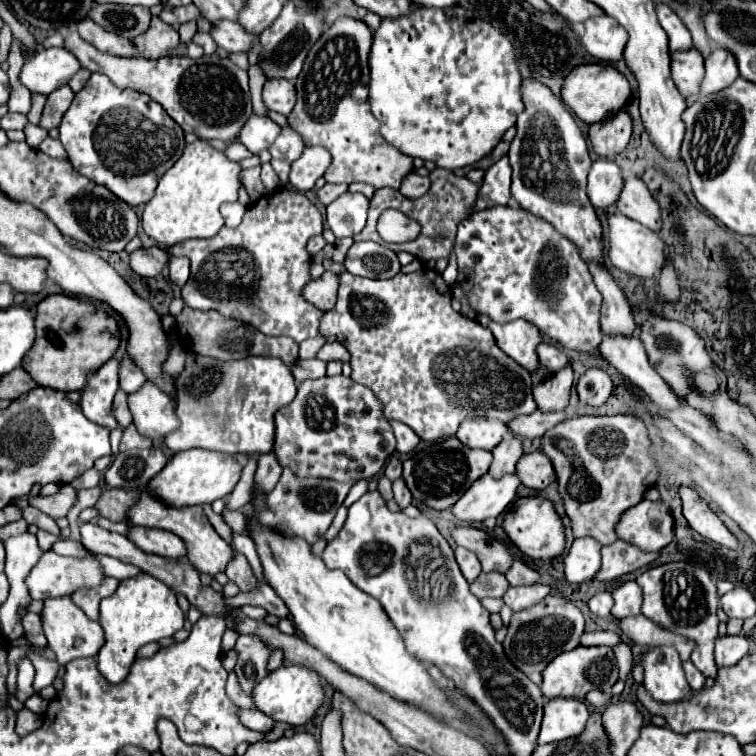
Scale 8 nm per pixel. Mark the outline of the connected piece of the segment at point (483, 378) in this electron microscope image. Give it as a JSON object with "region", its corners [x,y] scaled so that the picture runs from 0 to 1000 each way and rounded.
{"region":[[[558,354],[553,360],[545,360],[545,362],[524,362],[521,368],[516,370],[489,370],[489,368],[476,368],[476,365],[466,365],[463,360],[452,360],[447,362],[450,368],[450,381],[447,381],[447,399],[444,405],[429,415],[429,421],[423,423],[423,439],[429,444],[437,444],[442,442],[458,460],[460,466],[466,468],[466,476],[463,476],[463,484],[466,484],[466,503],[474,505],[474,508],[481,508],[487,511],[495,524],[503,529],[505,540],[508,540],[508,550],[513,556],[526,556],[526,558],[534,558],[537,563],[542,563],[558,582],[577,582],[577,579],[593,579],[593,577],[601,577],[608,558],[614,553],[661,553],[664,558],[675,558],[680,556],[683,550],[690,550],[690,548],[704,548],[712,537],[704,526],[704,500],[701,500],[701,492],[693,489],[685,479],[677,479],[677,474],[667,466],[661,466],[661,460],[656,458],[656,450],[651,444],[648,437],[643,437],[640,431],[635,431],[630,423],[622,423],[622,421],[614,421],[611,415],[601,413],[598,410],[598,386],[595,386],[595,378],[587,373],[587,368],[582,362],[577,362],[577,357],[569,357],[569,354]]]}

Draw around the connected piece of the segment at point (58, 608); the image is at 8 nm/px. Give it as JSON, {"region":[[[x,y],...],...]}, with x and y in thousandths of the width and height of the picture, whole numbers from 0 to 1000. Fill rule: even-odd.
{"region":[[[90,788],[58,796],[56,812],[58,812],[58,839],[63,844],[63,857],[71,862],[74,876],[79,881],[87,881],[93,873],[101,870],[124,870],[135,857],[138,852],[135,828],[127,820],[119,820],[101,799],[93,796]]]}

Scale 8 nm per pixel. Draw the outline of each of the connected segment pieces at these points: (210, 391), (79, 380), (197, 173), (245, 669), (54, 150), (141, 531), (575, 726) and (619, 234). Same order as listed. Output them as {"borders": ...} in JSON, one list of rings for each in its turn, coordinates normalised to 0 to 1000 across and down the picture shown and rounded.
{"borders":[[[[249,468],[241,495],[230,500],[233,513],[233,548],[238,566],[220,579],[220,590],[228,598],[243,598],[254,593],[272,593],[299,601],[349,601],[362,595],[362,548],[368,540],[381,537],[392,524],[392,505],[384,487],[368,474],[328,471],[323,476],[291,479],[278,471]]],[[[87,389],[63,392],[50,402],[48,437],[48,458],[32,474],[32,489],[48,500],[50,511],[79,519],[111,516],[116,495],[140,481],[159,455],[159,434],[146,413],[111,394]]],[[[259,185],[246,190],[238,212],[212,235],[204,262],[193,270],[188,283],[190,307],[225,328],[251,315],[280,315],[296,299],[296,288],[291,283],[291,270],[315,265],[317,249],[317,217],[307,214],[296,206],[296,201],[283,198],[275,188]]],[[[317,839],[310,857],[315,862],[310,889],[315,894],[317,910],[331,921],[336,915],[336,907],[341,907],[354,894],[352,881],[360,857],[347,844],[339,844],[339,839]]],[[[61,183],[61,185],[56,185],[56,190],[50,193],[58,204],[63,204],[63,206],[77,206],[77,209],[87,209],[87,204],[85,204],[85,196],[82,196],[82,190],[79,190],[79,185],[71,185],[71,183]]],[[[177,696],[175,704],[172,704],[172,714],[185,728],[190,728],[196,733],[206,733],[206,735],[228,738],[228,741],[238,741],[238,738],[249,735],[243,714],[235,712],[228,704],[220,704],[220,701],[204,701],[204,698]]],[[[733,923],[720,934],[720,952],[712,984],[743,981],[751,976],[762,976],[775,966],[780,952],[778,931],[757,923]]],[[[812,280],[810,286],[804,286],[804,341],[810,352],[831,362],[862,368],[878,352],[878,320],[854,299],[847,299],[825,283]]]]}

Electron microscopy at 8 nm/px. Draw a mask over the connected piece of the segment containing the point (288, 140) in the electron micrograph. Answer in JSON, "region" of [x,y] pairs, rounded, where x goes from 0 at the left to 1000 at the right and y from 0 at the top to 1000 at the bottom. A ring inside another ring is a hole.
{"region":[[[384,167],[373,169],[373,177],[370,183],[365,183],[365,188],[360,190],[357,196],[357,204],[360,204],[360,222],[365,225],[373,246],[381,246],[381,230],[384,230],[384,220],[392,209],[397,209],[402,198],[402,188],[397,183],[397,177],[392,177]]]}

